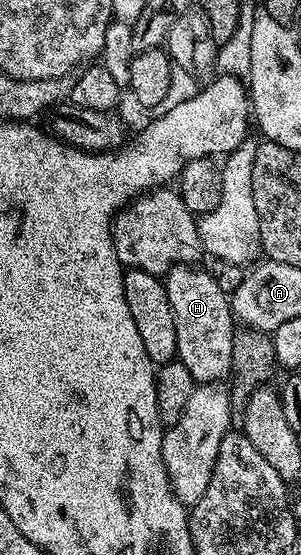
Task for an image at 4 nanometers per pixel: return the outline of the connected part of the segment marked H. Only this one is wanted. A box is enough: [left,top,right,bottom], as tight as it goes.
[165,264,237,384]

